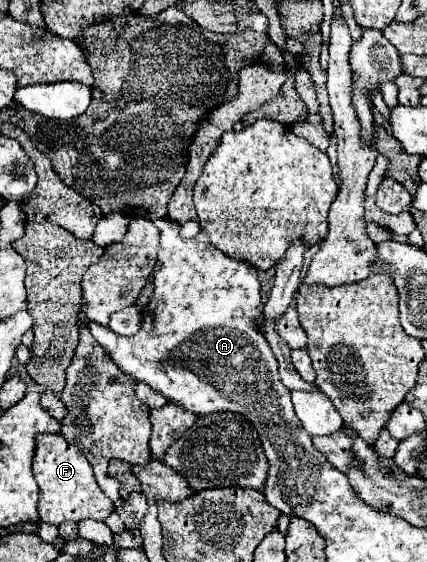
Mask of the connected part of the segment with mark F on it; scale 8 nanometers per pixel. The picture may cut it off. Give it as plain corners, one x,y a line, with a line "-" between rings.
61,433
59,435
39,435
37,449
33,459
33,473
35,481
41,489
39,501
39,517
43,523
59,525
63,521
83,521
83,519
97,519
105,521
113,511
113,501
97,487
93,477
93,469
79,447
67,443

